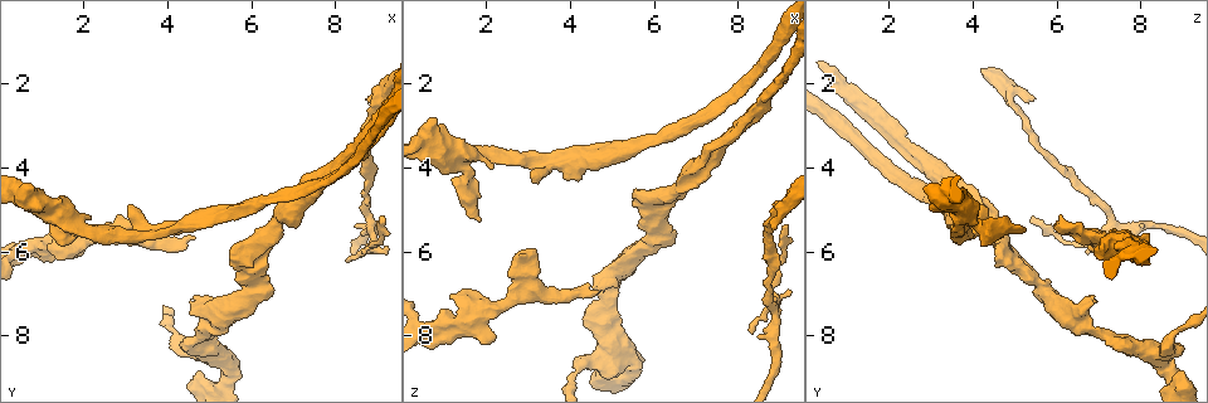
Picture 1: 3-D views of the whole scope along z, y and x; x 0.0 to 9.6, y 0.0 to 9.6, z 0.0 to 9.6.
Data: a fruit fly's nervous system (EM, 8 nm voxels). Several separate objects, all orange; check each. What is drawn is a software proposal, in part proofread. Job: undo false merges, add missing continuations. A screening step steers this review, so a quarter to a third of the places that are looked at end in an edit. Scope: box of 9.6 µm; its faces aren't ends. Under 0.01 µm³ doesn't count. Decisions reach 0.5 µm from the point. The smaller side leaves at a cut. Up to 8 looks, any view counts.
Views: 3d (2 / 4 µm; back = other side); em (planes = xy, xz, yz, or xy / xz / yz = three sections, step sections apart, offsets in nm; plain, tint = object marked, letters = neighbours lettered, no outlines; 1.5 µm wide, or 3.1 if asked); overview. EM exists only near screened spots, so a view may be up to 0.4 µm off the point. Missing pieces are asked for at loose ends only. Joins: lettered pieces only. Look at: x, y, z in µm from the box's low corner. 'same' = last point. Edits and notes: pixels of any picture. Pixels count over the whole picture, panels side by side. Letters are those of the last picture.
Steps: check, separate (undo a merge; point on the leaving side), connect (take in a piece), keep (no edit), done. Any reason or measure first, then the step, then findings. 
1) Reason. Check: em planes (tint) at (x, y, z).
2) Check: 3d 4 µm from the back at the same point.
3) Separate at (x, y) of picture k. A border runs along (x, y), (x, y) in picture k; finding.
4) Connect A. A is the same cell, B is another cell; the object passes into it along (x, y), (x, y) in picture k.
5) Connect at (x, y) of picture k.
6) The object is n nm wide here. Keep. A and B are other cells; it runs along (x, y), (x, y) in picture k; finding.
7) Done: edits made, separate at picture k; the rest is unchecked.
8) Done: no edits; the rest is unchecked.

Free end. Check: 3d 2 µm at (4.60, 5.70, 6.95).

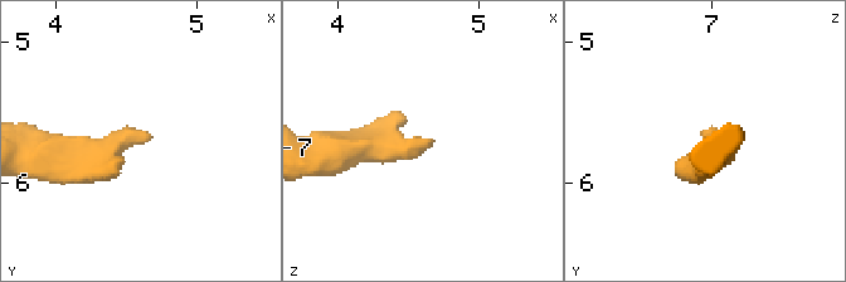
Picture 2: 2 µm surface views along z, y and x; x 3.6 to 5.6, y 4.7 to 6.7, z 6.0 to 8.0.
Shape alone is not enough. Check: em planes (letters) at (4.64, 5.64, 6.96).

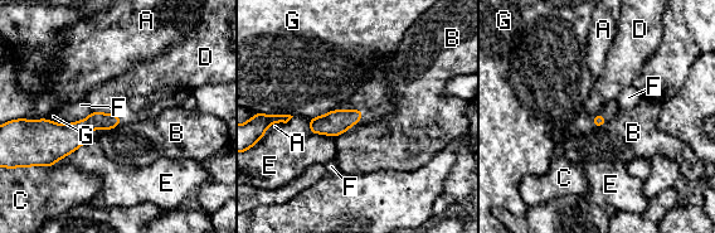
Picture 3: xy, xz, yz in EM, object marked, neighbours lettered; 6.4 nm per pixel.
Keep. A, B, C, D, E, F and G are other cells; a border runs along (92, 110), (115, 113) in picture 3; no lettered piece goes on from it.

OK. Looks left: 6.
Free end. Check: 3d 2 µm at (1.85, 5.45, 5.30).

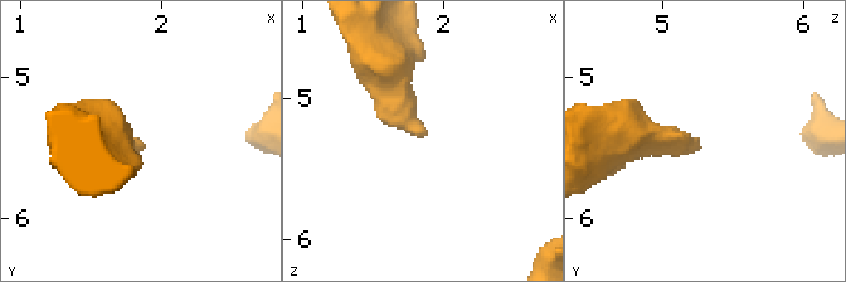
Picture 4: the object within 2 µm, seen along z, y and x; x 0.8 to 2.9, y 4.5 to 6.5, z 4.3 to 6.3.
Shape alone is not enough. Check: em xy step 4 (tint) at (1.86, 5.44, 5.26).

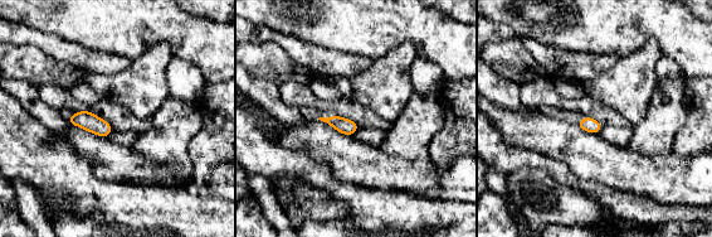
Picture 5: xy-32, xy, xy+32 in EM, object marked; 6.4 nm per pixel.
Another direction. Check: em planes (letters) at the same point.

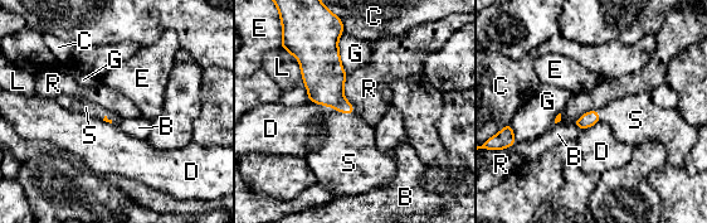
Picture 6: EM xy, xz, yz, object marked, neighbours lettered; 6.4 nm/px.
Connect S. S is the same cell, B, C, D, E, G, L and R are other cells; the object passes into it along (323, 76), (340, 111), (349, 149) in picture 6; it goes on there.

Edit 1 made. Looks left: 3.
An open end. Check: 3d 4 µm at (8.80, 2.35, 5.45).

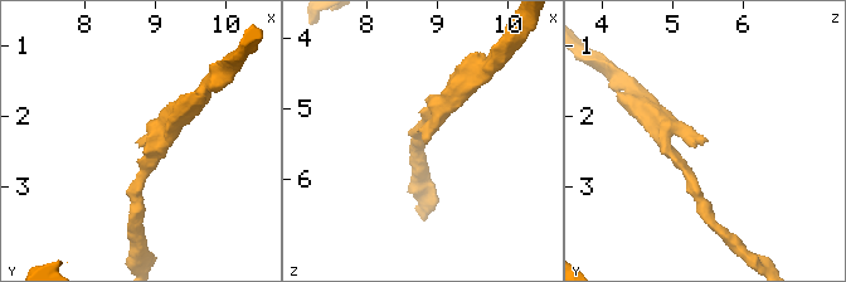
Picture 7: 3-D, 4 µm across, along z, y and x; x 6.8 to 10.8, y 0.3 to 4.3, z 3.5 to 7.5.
Check: em yz step 8 (tint) at (8.85, 2.30, 5.50).

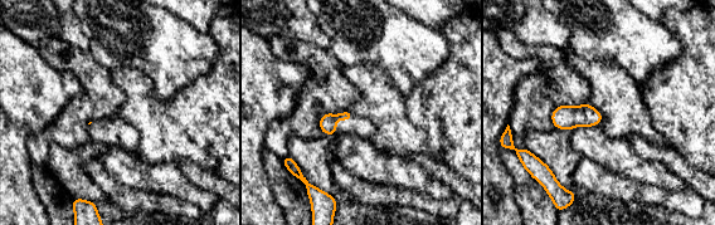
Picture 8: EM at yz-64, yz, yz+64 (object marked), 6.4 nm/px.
Another direction. Check: em planes (letters) at the same point.

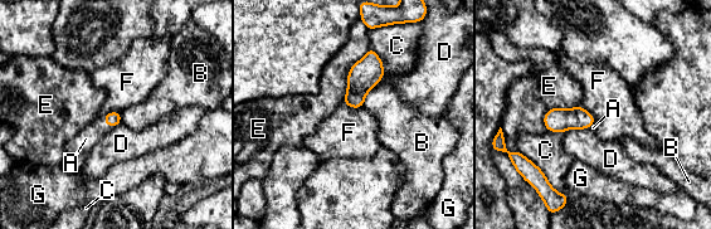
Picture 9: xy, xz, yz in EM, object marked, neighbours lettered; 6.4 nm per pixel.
The longest contact is with C, 420 nm. Connect A. A is the same cell, B, C, D, E, F and G are other cells; the object passes into it along (113, 118), (106, 123), (86, 139) in picture 9; the neuron continues.

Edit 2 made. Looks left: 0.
Done: edits made, connect at picture 6, connect at picture 9; the rest is unchecked.

